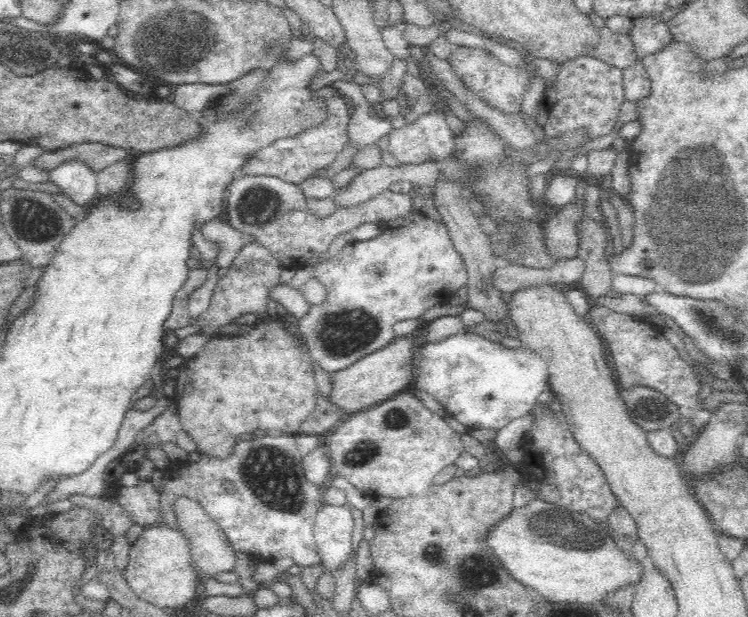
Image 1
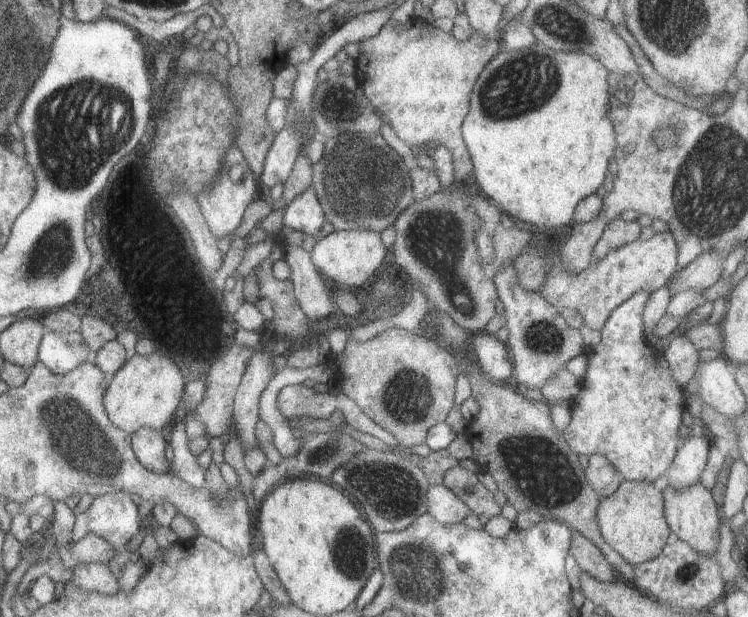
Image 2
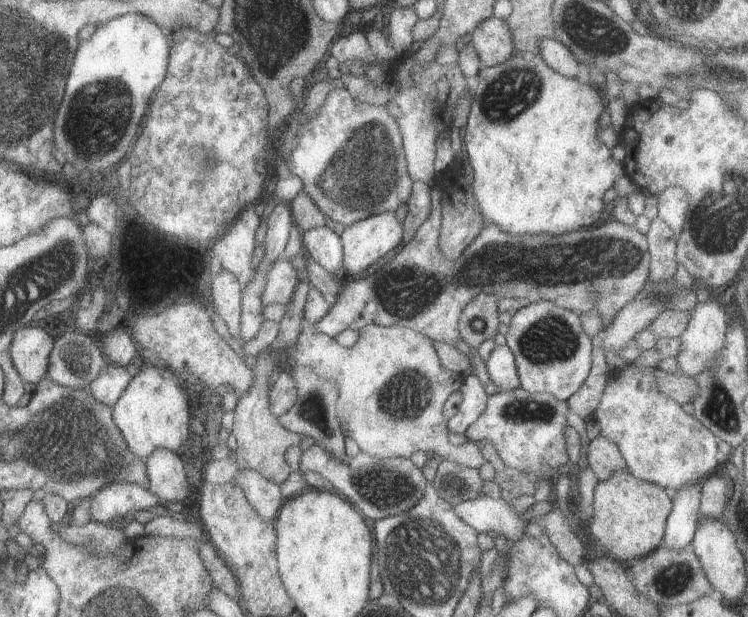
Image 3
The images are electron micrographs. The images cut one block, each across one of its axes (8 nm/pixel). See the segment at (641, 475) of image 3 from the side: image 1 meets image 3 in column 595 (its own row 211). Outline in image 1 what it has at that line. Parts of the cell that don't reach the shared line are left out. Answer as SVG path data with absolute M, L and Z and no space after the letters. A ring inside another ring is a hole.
M410 210L402 220L382 222L380 234L370 240L356 240L340 248L336 254L328 254L326 260L312 260L312 278L318 278L328 294L326 300L318 306L312 306L310 312L300 320L300 334L308 342L310 356L326 372L340 372L358 362L360 358L370 356L376 350L382 350L394 336L394 324L418 318L422 312L432 306L446 304L454 292L468 284L468 270L464 258L456 252L454 242L448 236L446 226L440 220L428 218L424 212Z

